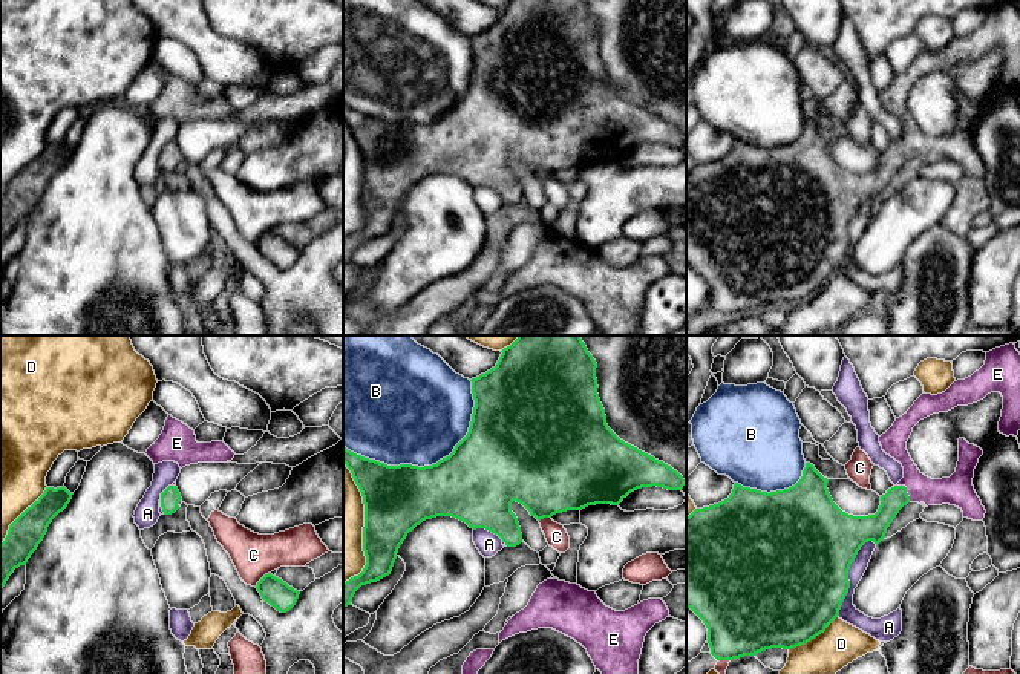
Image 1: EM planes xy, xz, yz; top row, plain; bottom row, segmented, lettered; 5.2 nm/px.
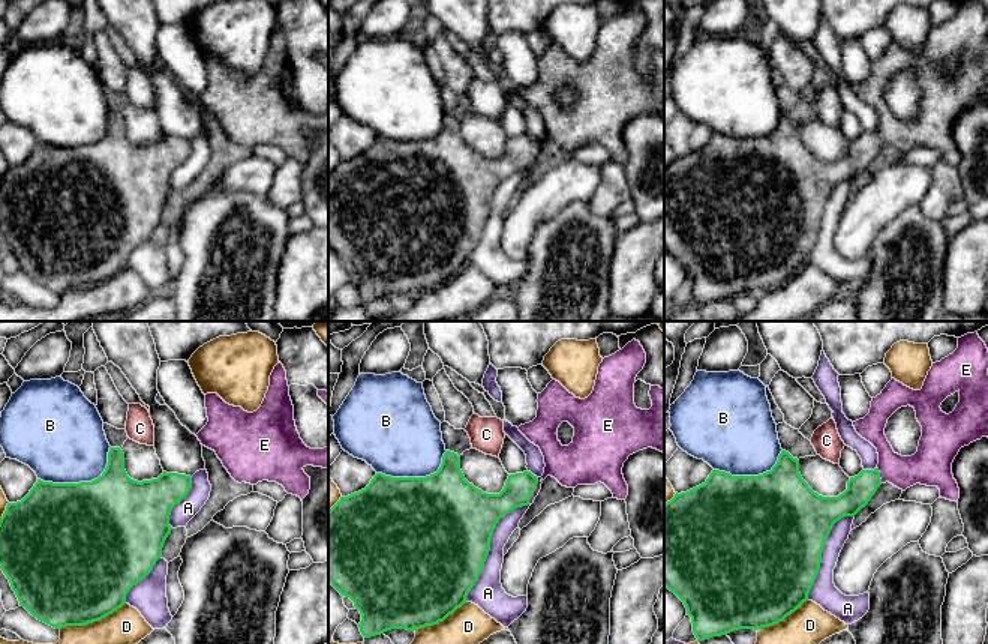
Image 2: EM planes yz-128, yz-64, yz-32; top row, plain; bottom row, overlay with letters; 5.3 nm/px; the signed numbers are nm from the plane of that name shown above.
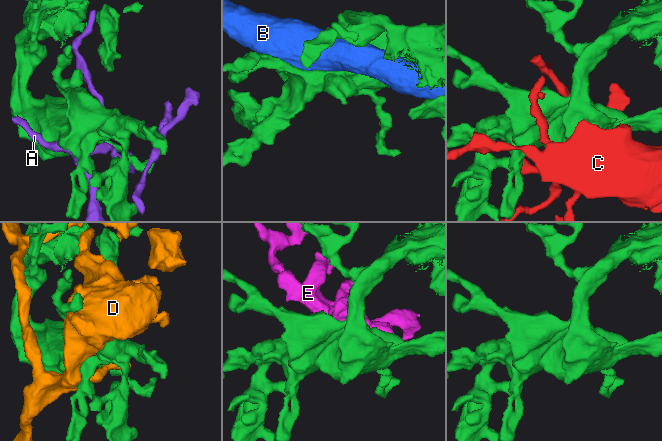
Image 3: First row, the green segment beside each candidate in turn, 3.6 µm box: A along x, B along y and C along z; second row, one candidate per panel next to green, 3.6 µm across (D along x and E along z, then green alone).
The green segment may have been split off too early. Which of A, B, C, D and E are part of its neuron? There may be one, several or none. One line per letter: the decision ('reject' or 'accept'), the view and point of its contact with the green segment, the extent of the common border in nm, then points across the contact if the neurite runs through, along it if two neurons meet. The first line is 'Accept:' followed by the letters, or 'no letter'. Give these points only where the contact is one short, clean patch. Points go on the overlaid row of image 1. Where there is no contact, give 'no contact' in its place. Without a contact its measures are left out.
Accept: E
A: reject; meets green in yz at (847, 576); contact 440 nm long
B: reject; meets green in xz at (432, 464); contact 750 nm long
C: reject; meets green in xy at (262, 578); contact 120 nm long
D: reject; meets green in yz at (814, 638); contact 320 nm long
E: accept; meets green in yz at (905, 490); contact 120 nm long; runs through yz (875, 526), (905, 490), (953, 490)

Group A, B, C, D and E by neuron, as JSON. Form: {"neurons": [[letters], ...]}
{"neurons": [["A"], ["B"], ["C"], ["D"], ["E"]]}

